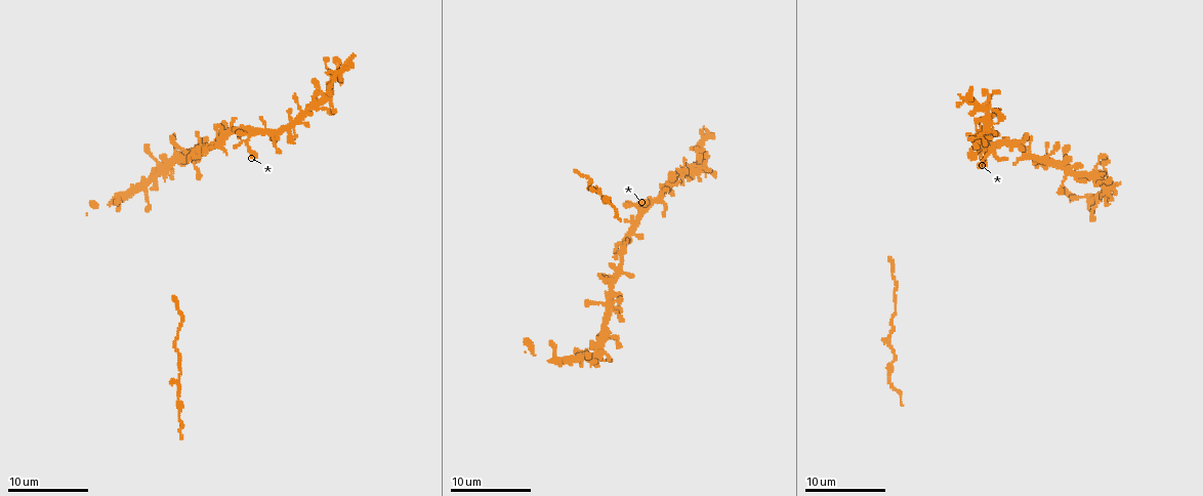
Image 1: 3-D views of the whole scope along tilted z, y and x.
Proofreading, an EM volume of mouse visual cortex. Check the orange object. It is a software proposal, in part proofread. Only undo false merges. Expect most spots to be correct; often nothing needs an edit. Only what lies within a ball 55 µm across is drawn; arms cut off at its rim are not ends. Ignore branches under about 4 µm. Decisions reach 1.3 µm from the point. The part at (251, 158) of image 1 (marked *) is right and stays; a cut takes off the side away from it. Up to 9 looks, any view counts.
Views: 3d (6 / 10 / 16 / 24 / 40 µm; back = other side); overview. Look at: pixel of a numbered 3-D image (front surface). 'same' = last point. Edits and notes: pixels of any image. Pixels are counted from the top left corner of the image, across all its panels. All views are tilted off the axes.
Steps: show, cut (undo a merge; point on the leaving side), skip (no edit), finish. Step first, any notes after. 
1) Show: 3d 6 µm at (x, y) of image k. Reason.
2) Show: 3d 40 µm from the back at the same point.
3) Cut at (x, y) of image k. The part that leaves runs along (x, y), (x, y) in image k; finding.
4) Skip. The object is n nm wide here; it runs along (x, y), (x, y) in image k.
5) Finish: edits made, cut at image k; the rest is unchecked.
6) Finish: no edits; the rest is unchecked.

Show: 3d 10 µm at (997, 143) of image 1.

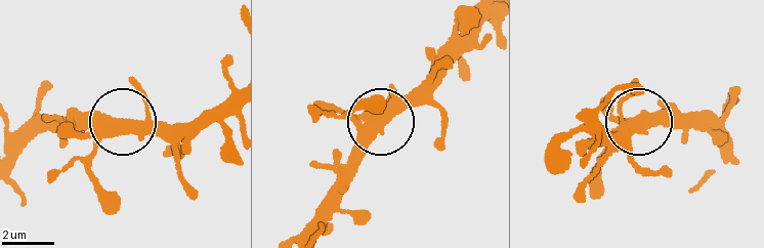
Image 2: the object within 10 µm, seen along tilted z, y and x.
Show: 3d 10 µm from the back at (643, 127) of image 2.

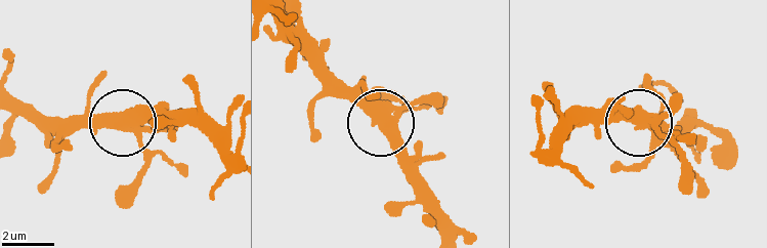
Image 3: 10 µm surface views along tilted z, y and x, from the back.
Skip. Continuous, no second neuron.

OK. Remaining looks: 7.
Show: 3d 10 µm at (1046, 160) of image 1. Small branch off a trunk.

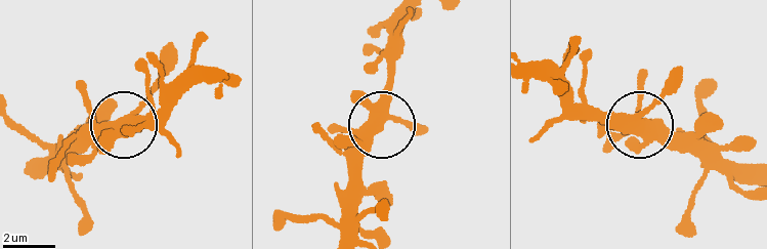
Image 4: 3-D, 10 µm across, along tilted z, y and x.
Skip. The object is 380 nm wide here; all the same neuron.

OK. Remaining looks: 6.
Show: 3d 10 µm at (1070, 170) of image 1. Looks like a crossing.

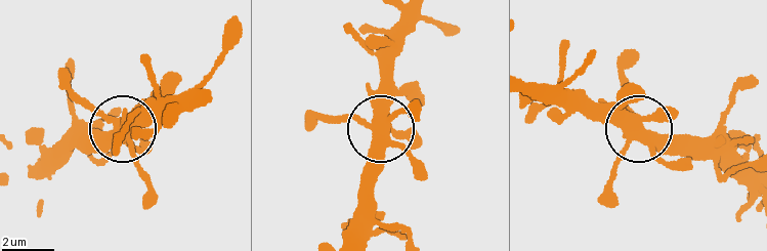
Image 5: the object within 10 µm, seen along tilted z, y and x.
Skip. Continuous, no second neuron.

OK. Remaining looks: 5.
Show: 3d 10 µm at (986, 111) of image 1. Four arms meet.

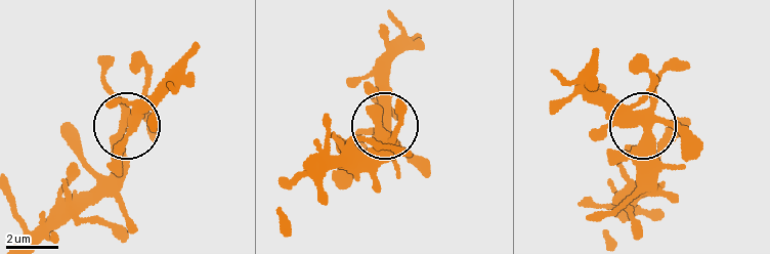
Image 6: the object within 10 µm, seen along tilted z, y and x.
Skip. 4 arms meet here; one neuron here.

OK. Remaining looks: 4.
Finish: no edits; the rest is unchecked.

